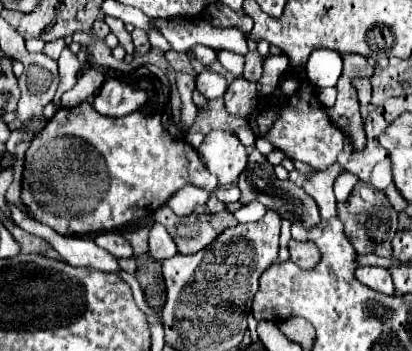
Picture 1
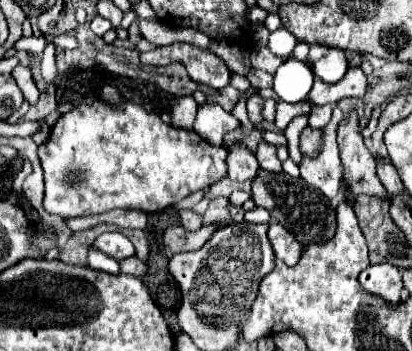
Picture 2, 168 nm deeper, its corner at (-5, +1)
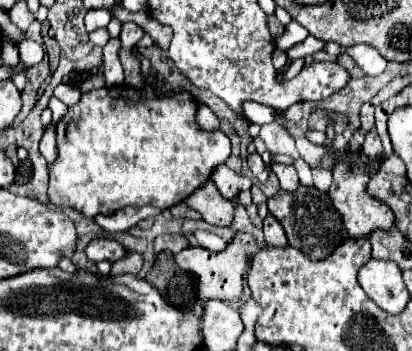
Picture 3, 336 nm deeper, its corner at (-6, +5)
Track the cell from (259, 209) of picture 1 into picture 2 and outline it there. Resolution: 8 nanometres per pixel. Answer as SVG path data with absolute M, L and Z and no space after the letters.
M255 208L255 210L249 210L245 214L245 220L251 222L251 224L267 224L269 222L269 212L265 212L265 208Z

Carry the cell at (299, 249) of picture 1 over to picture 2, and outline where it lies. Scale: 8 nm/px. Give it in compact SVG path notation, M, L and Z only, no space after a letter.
M269 222L267 236L273 246L275 258L283 260L287 266L297 264L297 258L301 258L301 244L285 228L281 228L281 224Z

